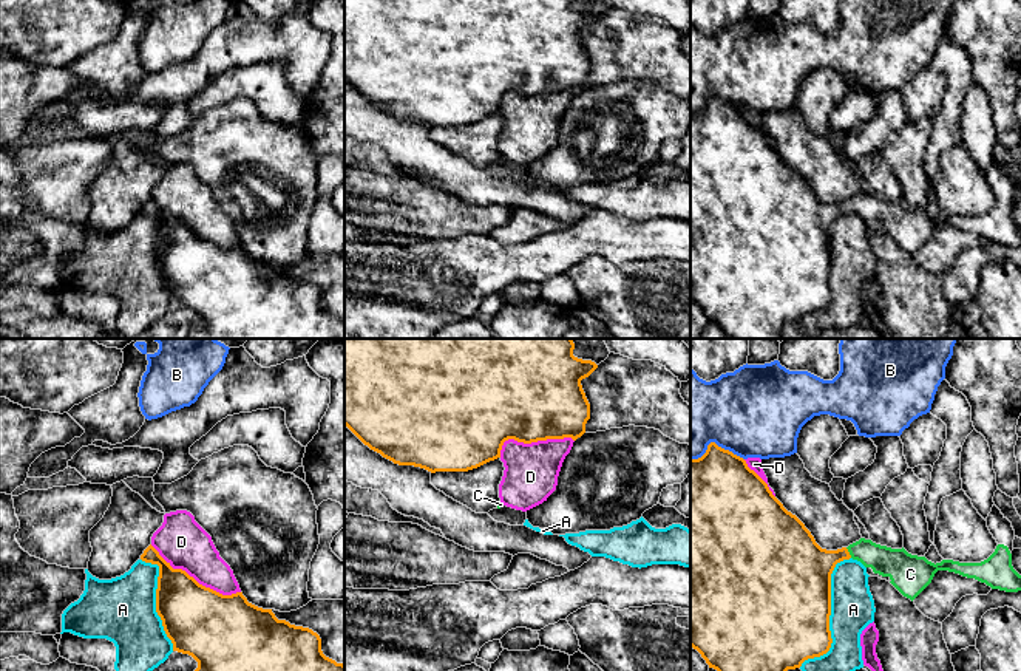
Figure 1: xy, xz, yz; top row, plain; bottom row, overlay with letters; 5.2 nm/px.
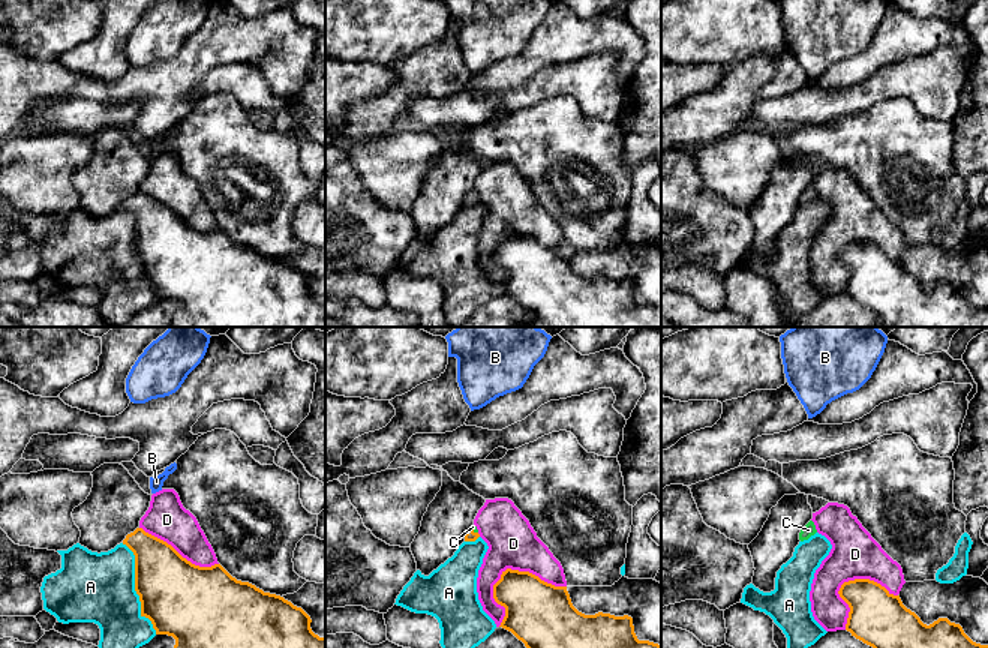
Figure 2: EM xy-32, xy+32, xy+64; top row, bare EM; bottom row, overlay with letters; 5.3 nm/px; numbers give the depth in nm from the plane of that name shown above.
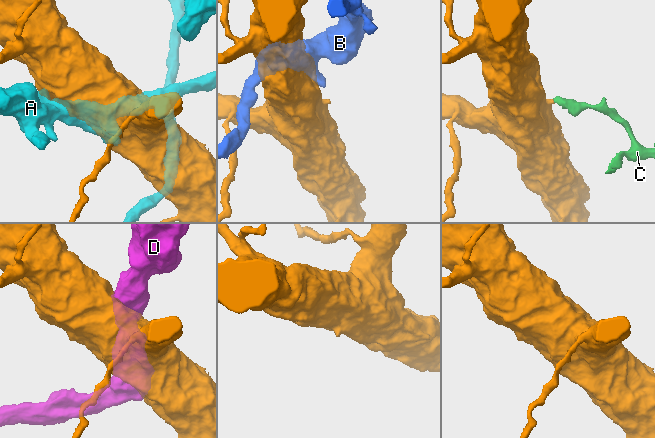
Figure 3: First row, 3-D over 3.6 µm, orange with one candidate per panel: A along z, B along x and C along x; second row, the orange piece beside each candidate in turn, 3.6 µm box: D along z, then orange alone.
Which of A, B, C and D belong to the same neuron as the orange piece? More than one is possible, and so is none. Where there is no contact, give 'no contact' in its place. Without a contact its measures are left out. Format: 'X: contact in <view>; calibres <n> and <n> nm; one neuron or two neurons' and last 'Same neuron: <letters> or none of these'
A: contact in yz; calibres 500 and 220 nm; two neurons
B: contact in yz; calibres 400 and 460 nm; two neurons
C: contact in yz; calibres 300 and 160 nm; one neuron
D: contact in xy; calibres 360 and 260 nm; two neurons
Same neuron: C

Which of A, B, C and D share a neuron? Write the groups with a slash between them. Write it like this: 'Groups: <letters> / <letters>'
Groups: A / B / C / D

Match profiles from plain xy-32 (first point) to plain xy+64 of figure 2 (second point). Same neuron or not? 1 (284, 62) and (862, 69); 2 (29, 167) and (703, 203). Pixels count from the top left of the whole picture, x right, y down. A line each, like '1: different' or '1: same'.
1: same
2: different

